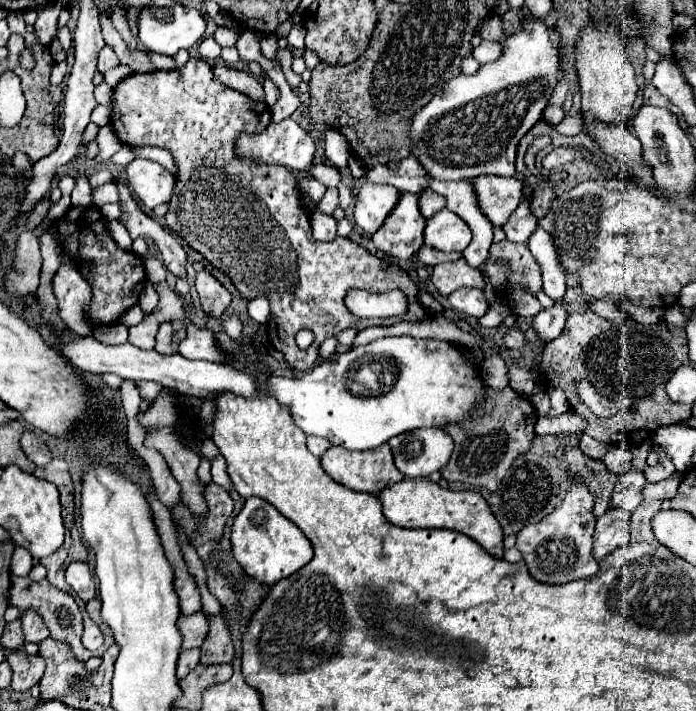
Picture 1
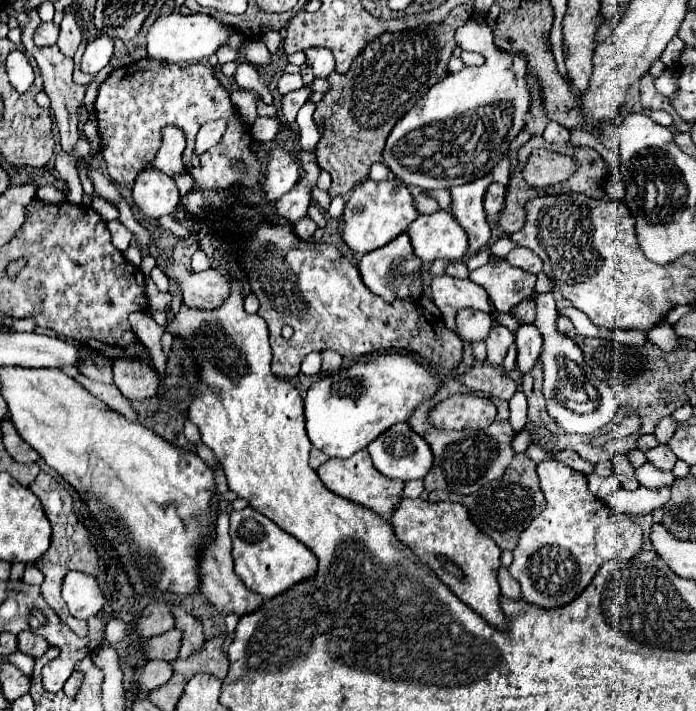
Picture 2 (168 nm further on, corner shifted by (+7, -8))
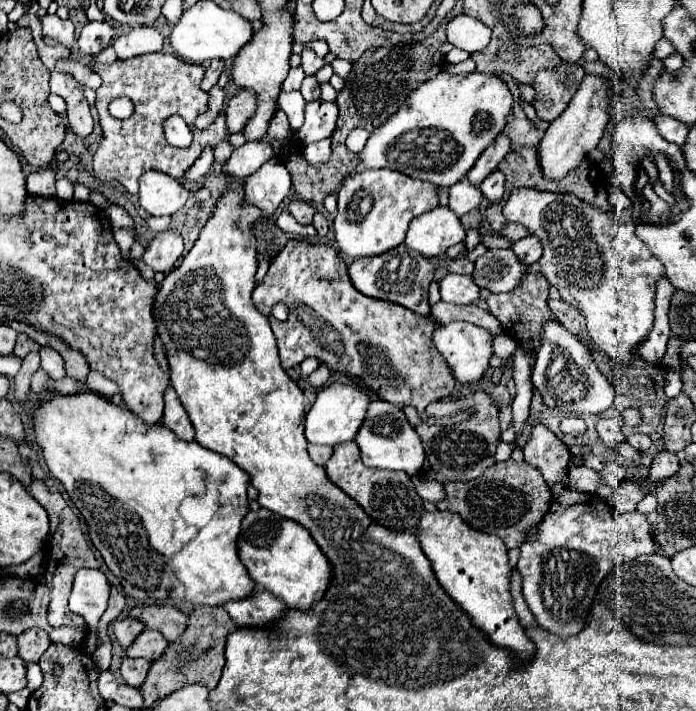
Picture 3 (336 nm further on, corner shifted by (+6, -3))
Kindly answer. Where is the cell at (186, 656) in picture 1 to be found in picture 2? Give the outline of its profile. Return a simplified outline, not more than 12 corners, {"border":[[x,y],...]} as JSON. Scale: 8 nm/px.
{"border":[[150,659],[136,673],[144,691],[172,679],[172,663]]}

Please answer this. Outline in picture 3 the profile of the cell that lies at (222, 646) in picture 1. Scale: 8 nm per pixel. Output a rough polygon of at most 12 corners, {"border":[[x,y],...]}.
{"border":[[169,604],[135,606],[129,616],[159,630],[169,642],[187,628],[187,616]]}

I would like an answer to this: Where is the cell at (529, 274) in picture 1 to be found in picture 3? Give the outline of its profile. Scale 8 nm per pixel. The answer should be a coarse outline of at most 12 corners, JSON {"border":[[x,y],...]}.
{"border":[[527,236],[511,248],[523,262],[539,262],[539,238]]}

